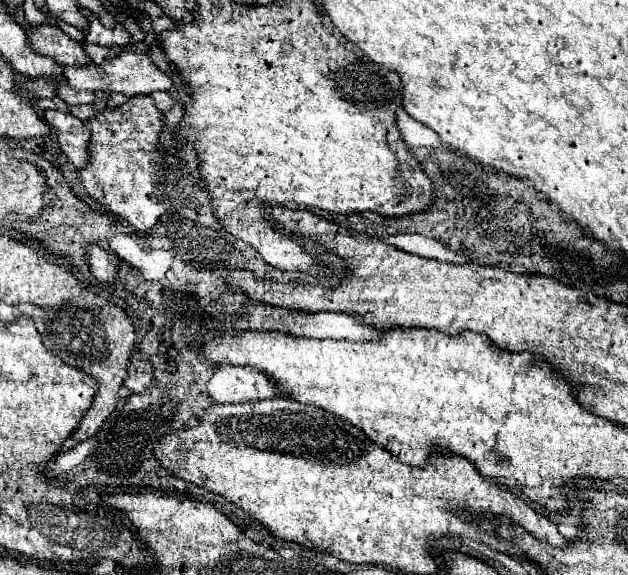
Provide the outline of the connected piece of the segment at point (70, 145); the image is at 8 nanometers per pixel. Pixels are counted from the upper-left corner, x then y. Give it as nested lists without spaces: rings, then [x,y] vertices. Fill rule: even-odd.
[[[49,109],[43,113],[45,121],[57,131],[61,149],[73,161],[77,169],[85,169],[91,161],[89,157],[89,139],[91,133],[81,119],[71,115],[67,109]]]

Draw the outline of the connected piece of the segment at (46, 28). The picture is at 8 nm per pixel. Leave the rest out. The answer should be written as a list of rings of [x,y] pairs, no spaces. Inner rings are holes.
[[[37,25],[29,33],[31,47],[37,53],[53,57],[59,65],[69,67],[85,67],[91,65],[91,57],[85,53],[83,45],[73,41],[69,35],[65,35],[59,27],[53,25]]]

